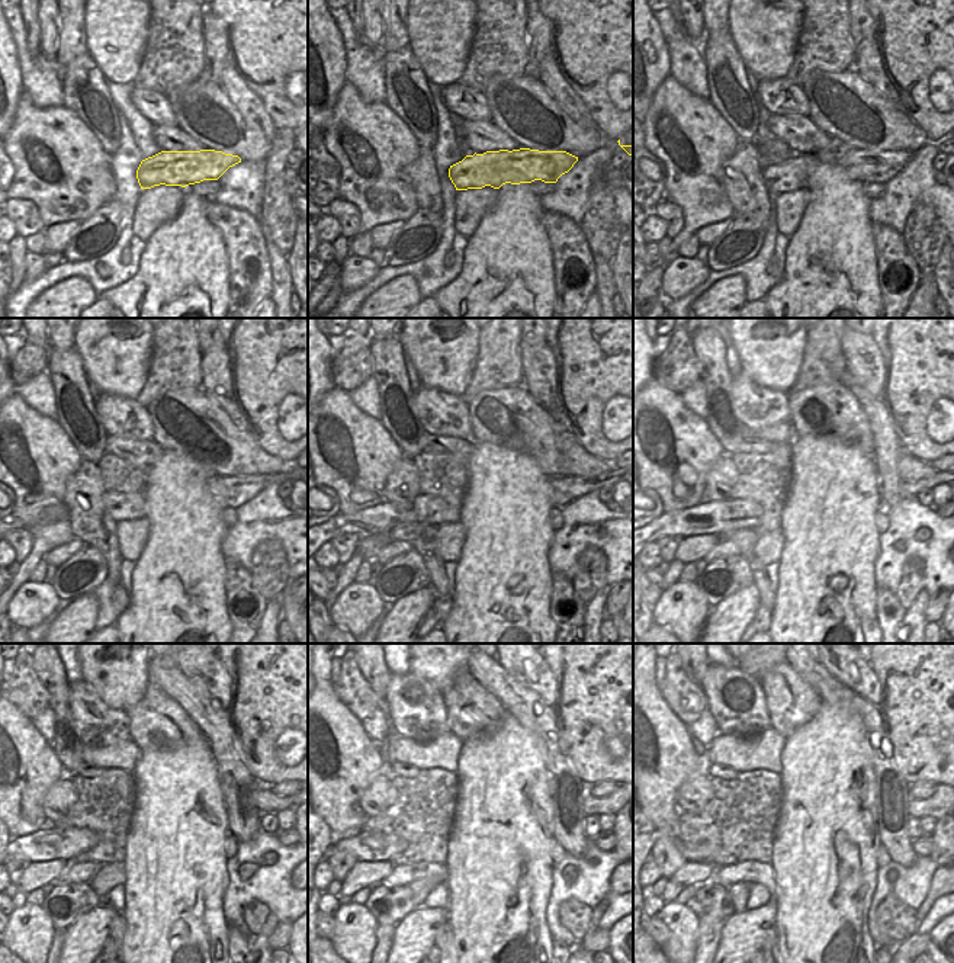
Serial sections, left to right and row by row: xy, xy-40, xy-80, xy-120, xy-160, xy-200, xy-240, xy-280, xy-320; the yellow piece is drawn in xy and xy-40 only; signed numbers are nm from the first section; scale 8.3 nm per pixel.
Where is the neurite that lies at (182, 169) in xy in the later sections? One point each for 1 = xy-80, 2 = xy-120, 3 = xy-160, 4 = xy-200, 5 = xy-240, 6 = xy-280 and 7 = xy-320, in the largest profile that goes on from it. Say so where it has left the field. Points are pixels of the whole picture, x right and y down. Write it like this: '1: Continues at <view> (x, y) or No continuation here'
1: Continues at xy-80 (866, 166)
2: Continues at xy-120 (230, 491)
3: Continues at xy-160 (427, 509)
4: Continues at xy-200 (722, 516)
5: Continues at xy-240 (57, 843)
6: Continues at xy-280 (369, 846)
7: Continues at xy-320 (688, 851)

